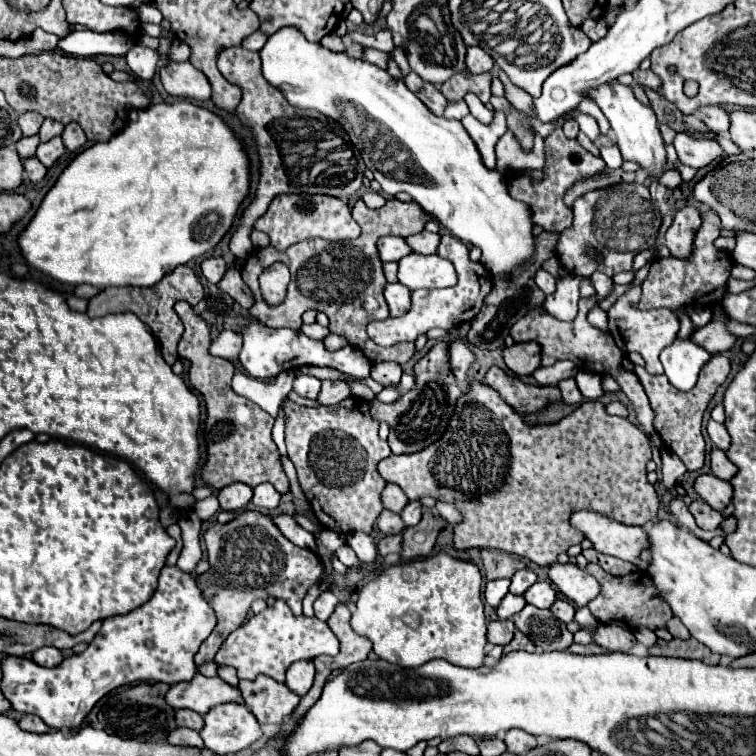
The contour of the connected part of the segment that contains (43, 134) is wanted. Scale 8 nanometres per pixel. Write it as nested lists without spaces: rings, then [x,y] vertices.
[[[44,120],[44,124],[42,124],[42,128],[40,128],[38,136],[40,136],[40,140],[42,140],[42,142],[48,142],[48,140],[52,140],[54,136],[60,136],[60,134],[62,134],[62,130],[64,130],[64,126],[62,126],[60,122]]]

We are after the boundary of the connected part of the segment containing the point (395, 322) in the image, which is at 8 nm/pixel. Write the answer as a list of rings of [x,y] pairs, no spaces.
[[[442,236],[438,254],[454,262],[454,268],[458,272],[458,284],[452,288],[442,288],[442,290],[414,290],[412,292],[412,310],[398,318],[390,316],[382,322],[370,322],[368,336],[378,346],[394,346],[396,342],[416,340],[420,334],[428,332],[430,328],[446,328],[448,330],[448,328],[456,328],[462,322],[470,322],[480,312],[484,298],[492,290],[492,276],[480,262],[472,262],[468,252],[470,252],[468,246],[464,242],[460,242],[458,238]]]

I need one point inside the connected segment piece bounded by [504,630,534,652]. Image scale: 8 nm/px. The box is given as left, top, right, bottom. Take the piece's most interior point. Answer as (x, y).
(520, 642)

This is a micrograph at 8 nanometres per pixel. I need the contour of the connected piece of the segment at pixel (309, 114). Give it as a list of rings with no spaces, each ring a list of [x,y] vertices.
[[[242,46],[222,50],[218,58],[218,68],[230,82],[242,88],[242,102],[236,112],[238,118],[254,130],[262,162],[256,198],[242,214],[240,226],[230,240],[230,252],[238,260],[244,260],[252,252],[250,230],[276,196],[302,192],[328,194],[346,200],[360,190],[366,166],[362,162],[360,150],[350,142],[346,130],[340,124],[336,128],[336,122],[320,112],[290,106],[284,94],[280,94],[280,90],[264,80],[264,76],[260,74],[258,52],[244,50]]]

